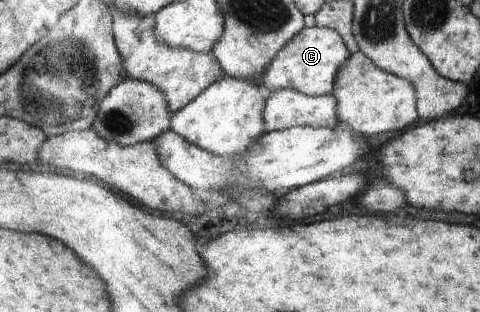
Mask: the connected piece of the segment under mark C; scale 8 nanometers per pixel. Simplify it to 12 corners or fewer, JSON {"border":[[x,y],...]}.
{"border":[[305,27],[258,82],[330,95],[352,54],[338,31]]}

